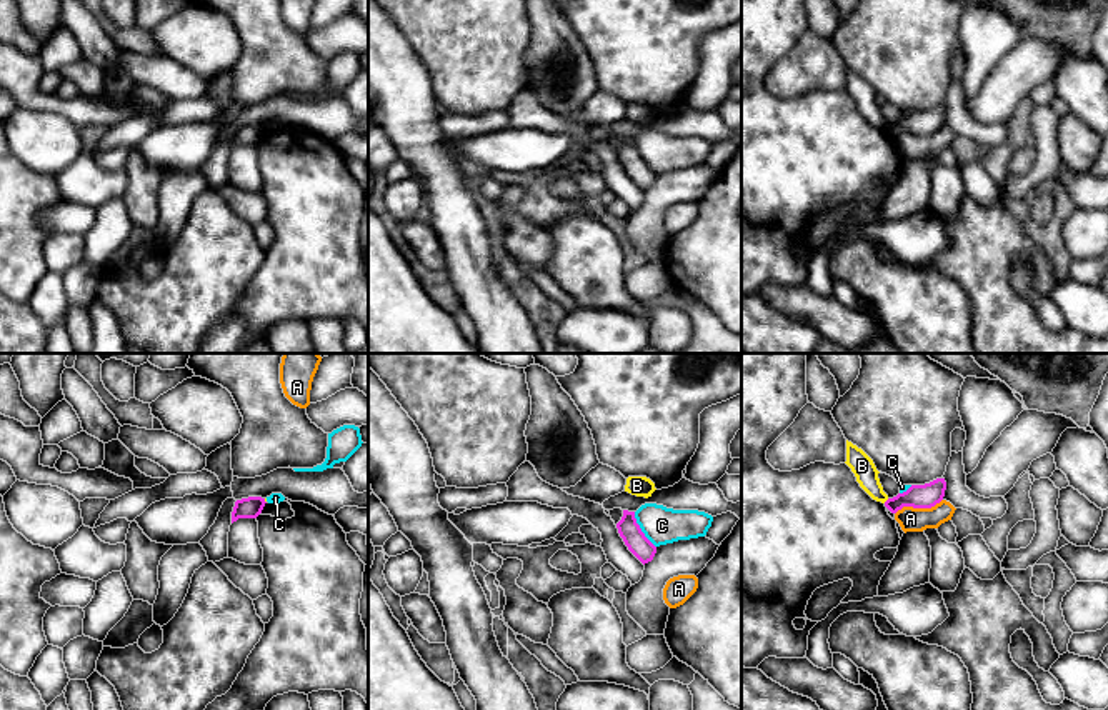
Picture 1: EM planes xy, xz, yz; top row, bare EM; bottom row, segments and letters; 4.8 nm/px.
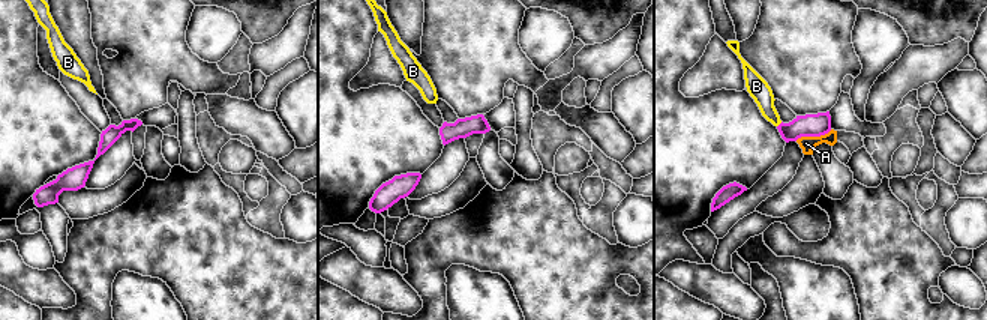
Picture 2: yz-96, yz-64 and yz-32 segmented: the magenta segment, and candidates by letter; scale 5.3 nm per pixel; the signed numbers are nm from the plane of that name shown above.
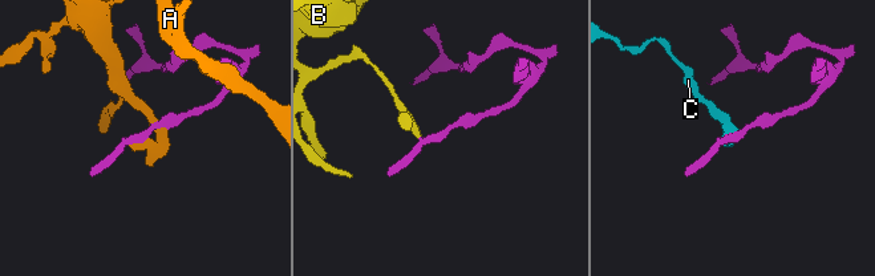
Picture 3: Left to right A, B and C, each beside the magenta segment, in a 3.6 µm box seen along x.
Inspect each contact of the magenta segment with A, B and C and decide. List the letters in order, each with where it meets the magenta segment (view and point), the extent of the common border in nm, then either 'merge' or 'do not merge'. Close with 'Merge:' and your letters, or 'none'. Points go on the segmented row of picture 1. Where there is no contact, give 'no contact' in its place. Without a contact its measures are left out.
A: yz (918, 507) | 240 nm | do not merge
B: yz (887, 500) | 40 nm | do not merge
C: xz (640, 530) | 200 nm | do not merge
Merge: none

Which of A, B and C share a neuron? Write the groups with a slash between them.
A / B / C

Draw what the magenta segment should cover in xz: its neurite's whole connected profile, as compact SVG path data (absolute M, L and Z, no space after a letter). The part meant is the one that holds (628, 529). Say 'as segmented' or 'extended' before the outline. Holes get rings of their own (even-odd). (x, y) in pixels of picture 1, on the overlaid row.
as segmented; M623 510L621 520L616 523L618 533L628 550L645 565L653 560L656 547L645 537L636 523L635 512Z

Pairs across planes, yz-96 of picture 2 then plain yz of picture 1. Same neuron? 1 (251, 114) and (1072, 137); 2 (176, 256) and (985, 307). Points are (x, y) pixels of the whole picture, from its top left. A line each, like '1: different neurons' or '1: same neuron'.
1: same neuron
2: same neuron

